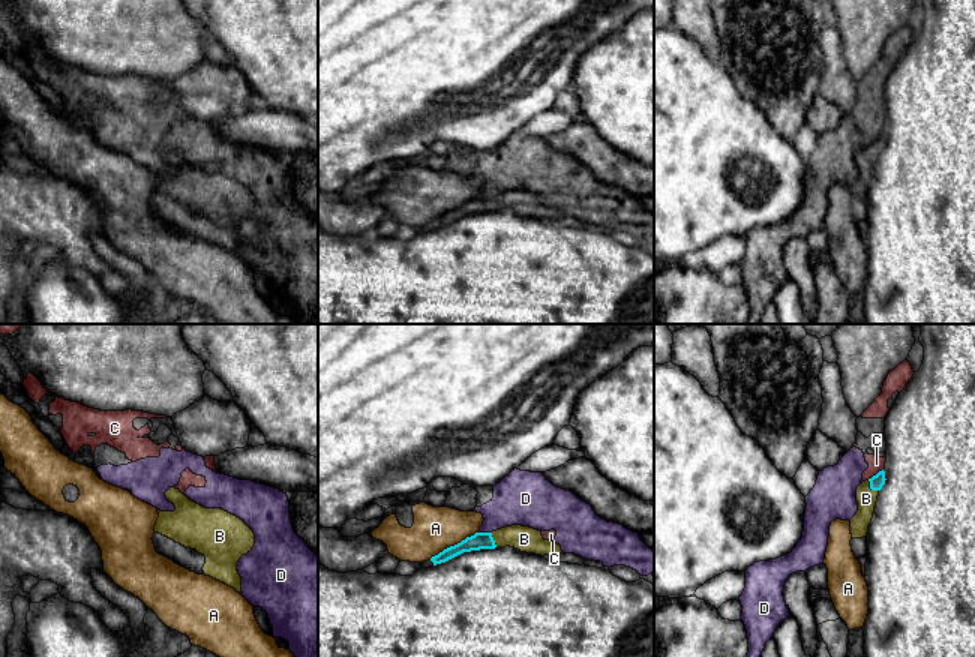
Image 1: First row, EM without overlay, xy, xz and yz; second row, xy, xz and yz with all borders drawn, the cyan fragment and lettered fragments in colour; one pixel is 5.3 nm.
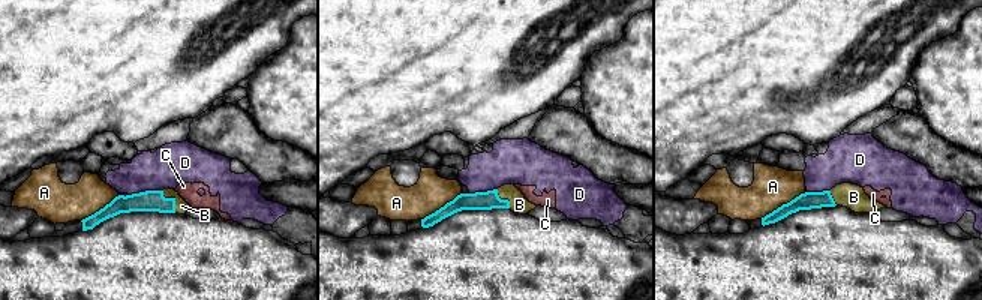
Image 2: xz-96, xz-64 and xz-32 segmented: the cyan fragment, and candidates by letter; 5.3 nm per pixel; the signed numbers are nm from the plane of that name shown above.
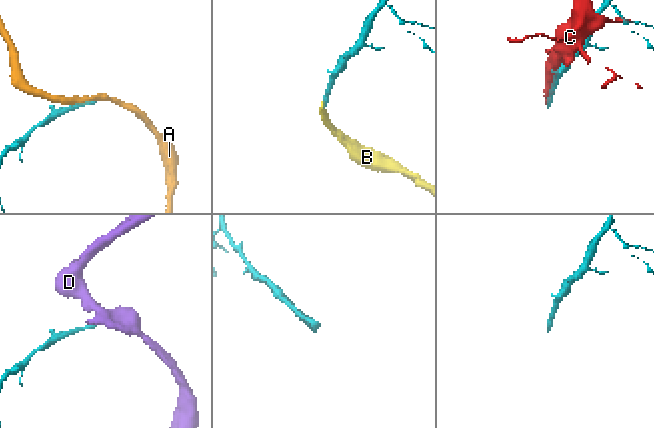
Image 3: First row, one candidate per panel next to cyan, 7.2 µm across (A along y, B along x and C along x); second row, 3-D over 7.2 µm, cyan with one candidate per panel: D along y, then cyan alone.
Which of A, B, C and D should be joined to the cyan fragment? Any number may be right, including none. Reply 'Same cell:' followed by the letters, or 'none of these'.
Same cell: B

